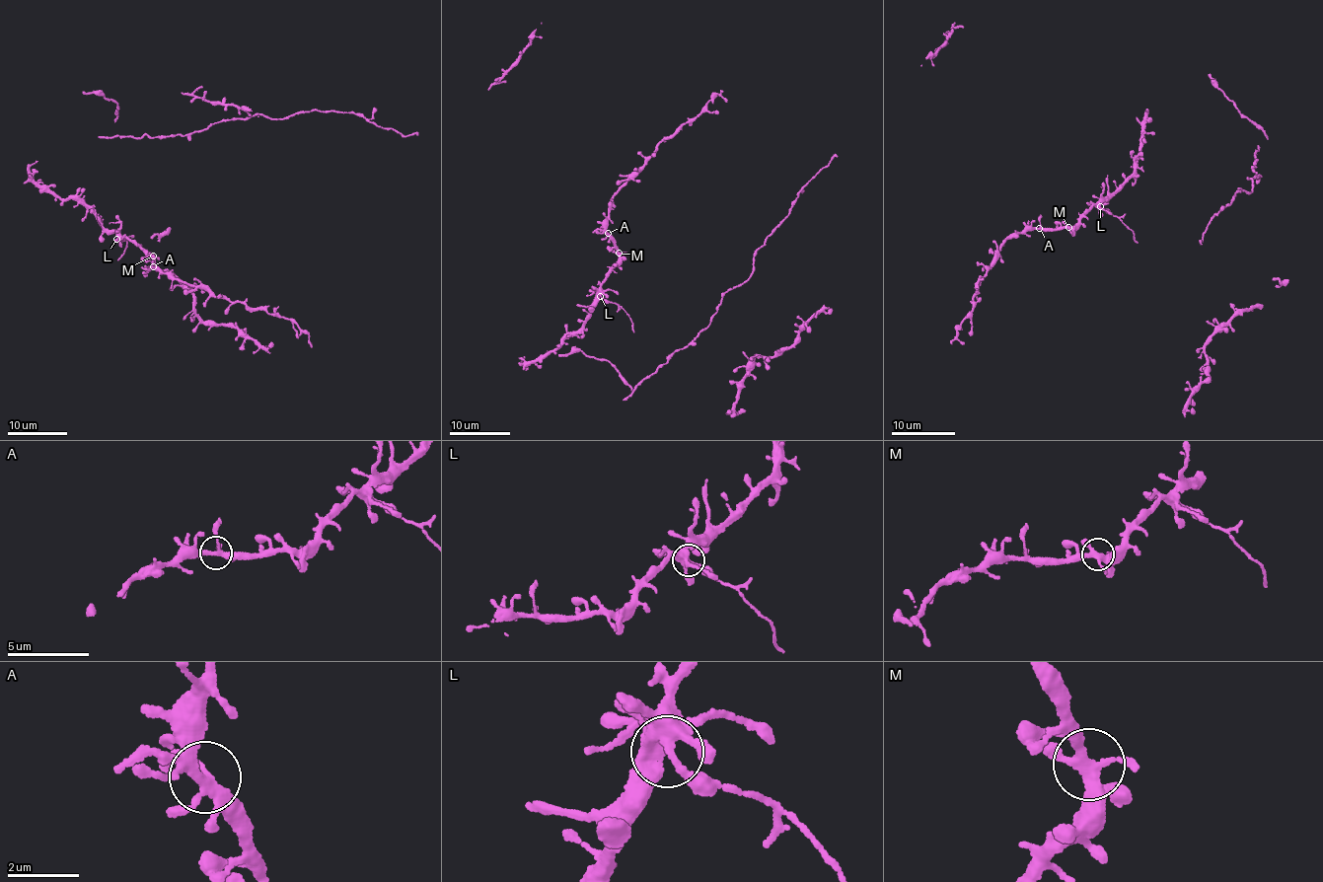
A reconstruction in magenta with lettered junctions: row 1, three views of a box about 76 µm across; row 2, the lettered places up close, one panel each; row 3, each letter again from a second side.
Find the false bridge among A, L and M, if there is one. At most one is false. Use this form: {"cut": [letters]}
{"cut": ["L"]}

